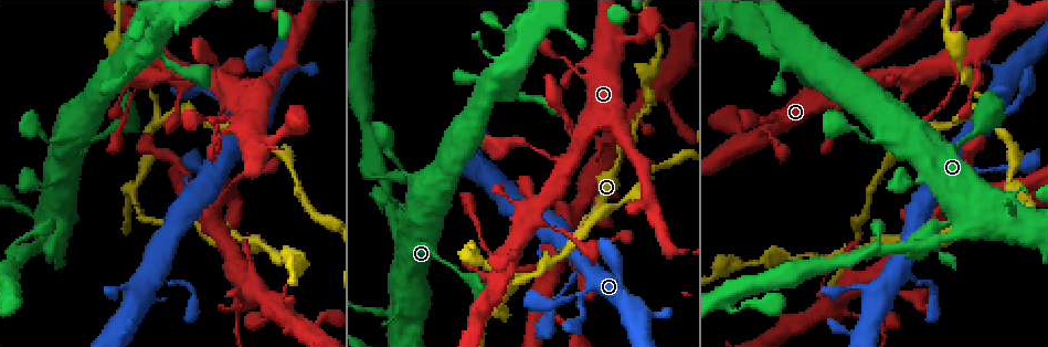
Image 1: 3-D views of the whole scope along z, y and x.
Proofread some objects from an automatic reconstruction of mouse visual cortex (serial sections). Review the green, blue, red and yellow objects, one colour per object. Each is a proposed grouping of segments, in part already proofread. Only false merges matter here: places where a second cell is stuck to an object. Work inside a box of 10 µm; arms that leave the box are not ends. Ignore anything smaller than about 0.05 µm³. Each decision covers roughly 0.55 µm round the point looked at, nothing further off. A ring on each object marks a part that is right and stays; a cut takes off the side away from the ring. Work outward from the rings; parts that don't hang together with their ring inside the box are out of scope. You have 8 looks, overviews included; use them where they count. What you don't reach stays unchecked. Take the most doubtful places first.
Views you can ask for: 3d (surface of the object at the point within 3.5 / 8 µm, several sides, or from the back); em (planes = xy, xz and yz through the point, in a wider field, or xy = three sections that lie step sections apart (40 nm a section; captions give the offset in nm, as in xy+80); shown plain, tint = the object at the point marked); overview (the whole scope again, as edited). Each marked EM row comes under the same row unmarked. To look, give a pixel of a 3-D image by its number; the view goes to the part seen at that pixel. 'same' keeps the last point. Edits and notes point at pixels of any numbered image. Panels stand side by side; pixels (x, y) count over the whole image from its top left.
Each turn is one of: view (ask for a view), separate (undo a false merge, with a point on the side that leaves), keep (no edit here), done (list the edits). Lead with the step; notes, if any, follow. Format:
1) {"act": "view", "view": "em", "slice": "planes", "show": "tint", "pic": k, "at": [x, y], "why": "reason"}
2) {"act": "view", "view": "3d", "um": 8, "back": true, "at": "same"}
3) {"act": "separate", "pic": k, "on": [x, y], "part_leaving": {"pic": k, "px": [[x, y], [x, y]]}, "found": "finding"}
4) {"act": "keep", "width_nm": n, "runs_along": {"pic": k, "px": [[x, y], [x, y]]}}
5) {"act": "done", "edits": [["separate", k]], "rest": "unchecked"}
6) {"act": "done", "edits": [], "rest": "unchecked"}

{"act": "view", "view": "3d", "um": 8, "pic": 1, "at": [216, 100], "why": "thick turns thin"}

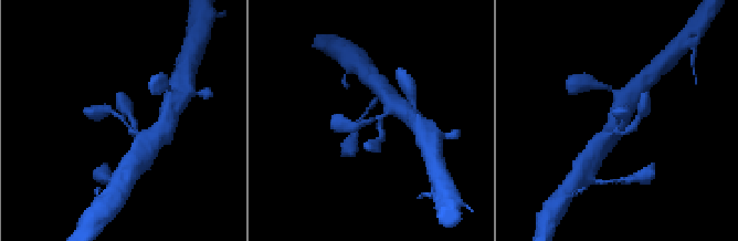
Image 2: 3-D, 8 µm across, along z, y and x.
{"act": "view", "view": "3d", "um": 3.5, "at": "same"}

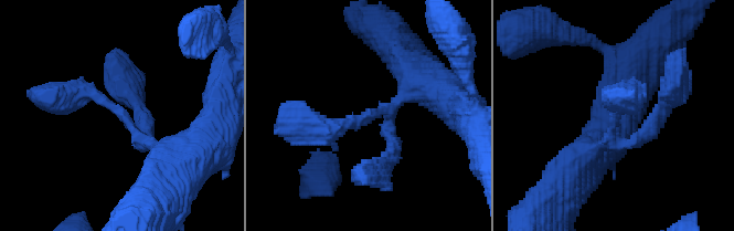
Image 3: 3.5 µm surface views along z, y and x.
{"act": "view", "view": "em", "slice": "xy", "step": 1, "show": "tint", "pic": 3, "at": [122, 118], "arms": 3, "arm_widths_nm": [200, 250, 300], "why": "now the EM"}

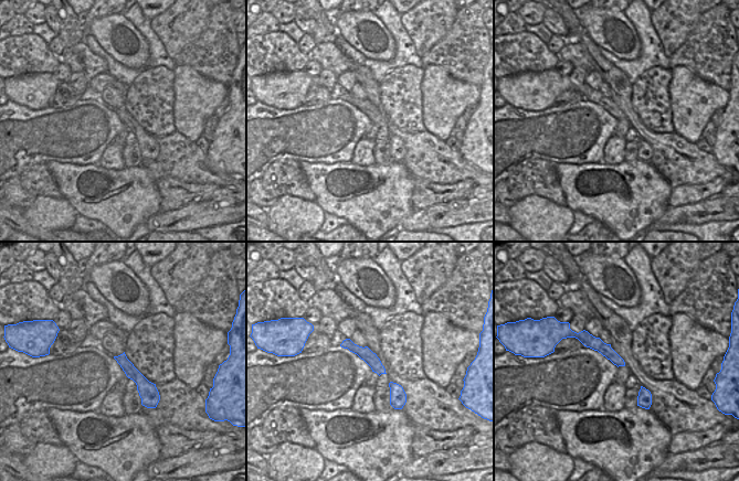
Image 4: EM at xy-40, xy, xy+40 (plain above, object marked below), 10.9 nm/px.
{"act": "keep", "runs_along": {"pic": 3, "px": [[188, 161], [93, 91], [65, 97]]}, "found": "one cell here"}

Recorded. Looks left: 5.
{"act": "view", "view": "3d", "um": 8, "pic": 1, "at": [505, 91], "why": "sudden change in width"}

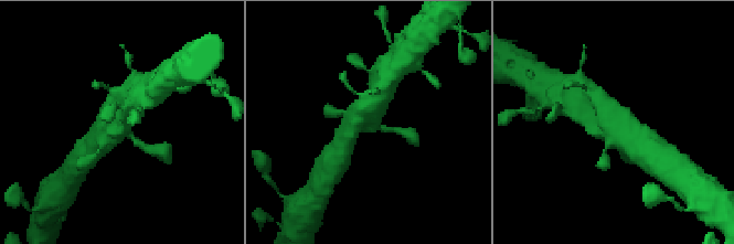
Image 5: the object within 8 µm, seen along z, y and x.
{"act": "view", "view": "3d", "um": 3.5, "at": "same", "why": "zoom in"}

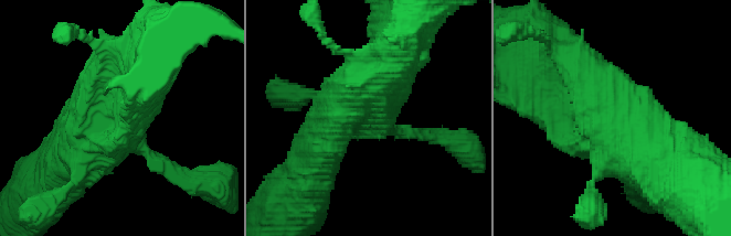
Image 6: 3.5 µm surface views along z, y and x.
{"act": "view", "view": "em", "slice": "planes", "show": "tint", "pic": 6, "at": [369, 120]}

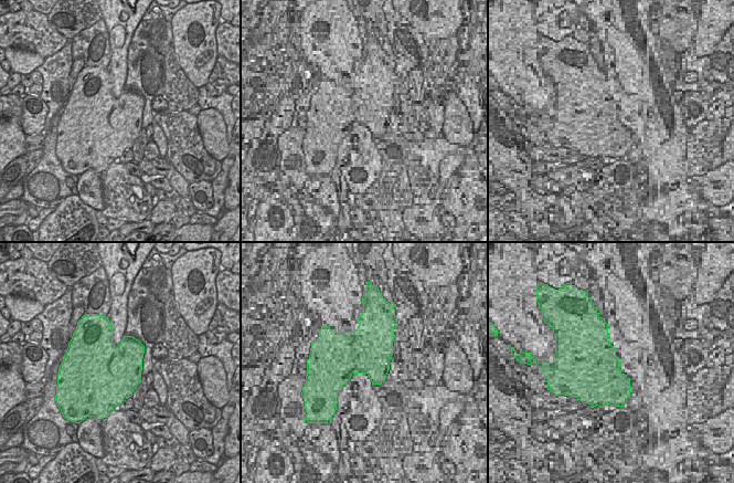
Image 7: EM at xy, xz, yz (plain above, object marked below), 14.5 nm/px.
{"act": "keep", "found": "continuous, no second cell"}

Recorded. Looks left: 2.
{"act": "view", "view": "3d", "um": 3.5, "pic": 1, "at": [132, 191], "why": "thick turns thin"}

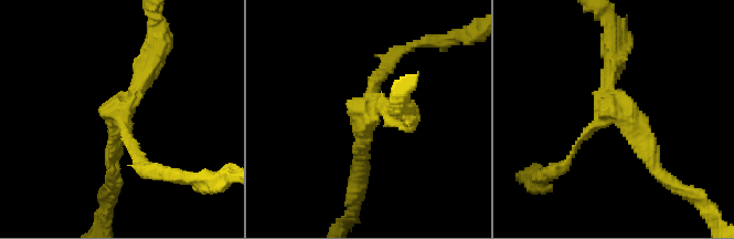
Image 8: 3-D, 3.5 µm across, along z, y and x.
{"act": "view", "view": "em", "slice": "xy", "step": 5, "show": "tint", "pic": 8, "at": [124, 116], "arms": 3, "arm_widths_nm": [150, 200, 200]}

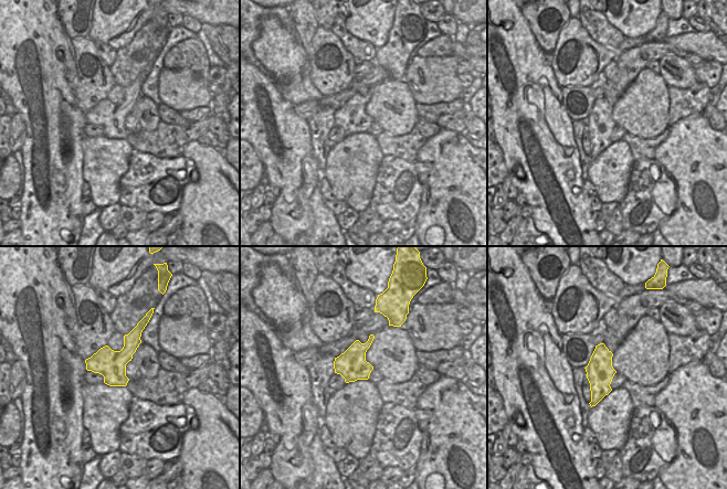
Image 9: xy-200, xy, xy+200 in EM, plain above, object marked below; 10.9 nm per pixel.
{"act": "keep", "width_nm": 320, "runs_along": {"pic": 8, "px": [[562, 168], [604, 117], [616, 53]]}, "found": "all the same cell"}

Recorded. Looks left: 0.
{"act": "done", "edits": [], "rest": "unchecked"}

